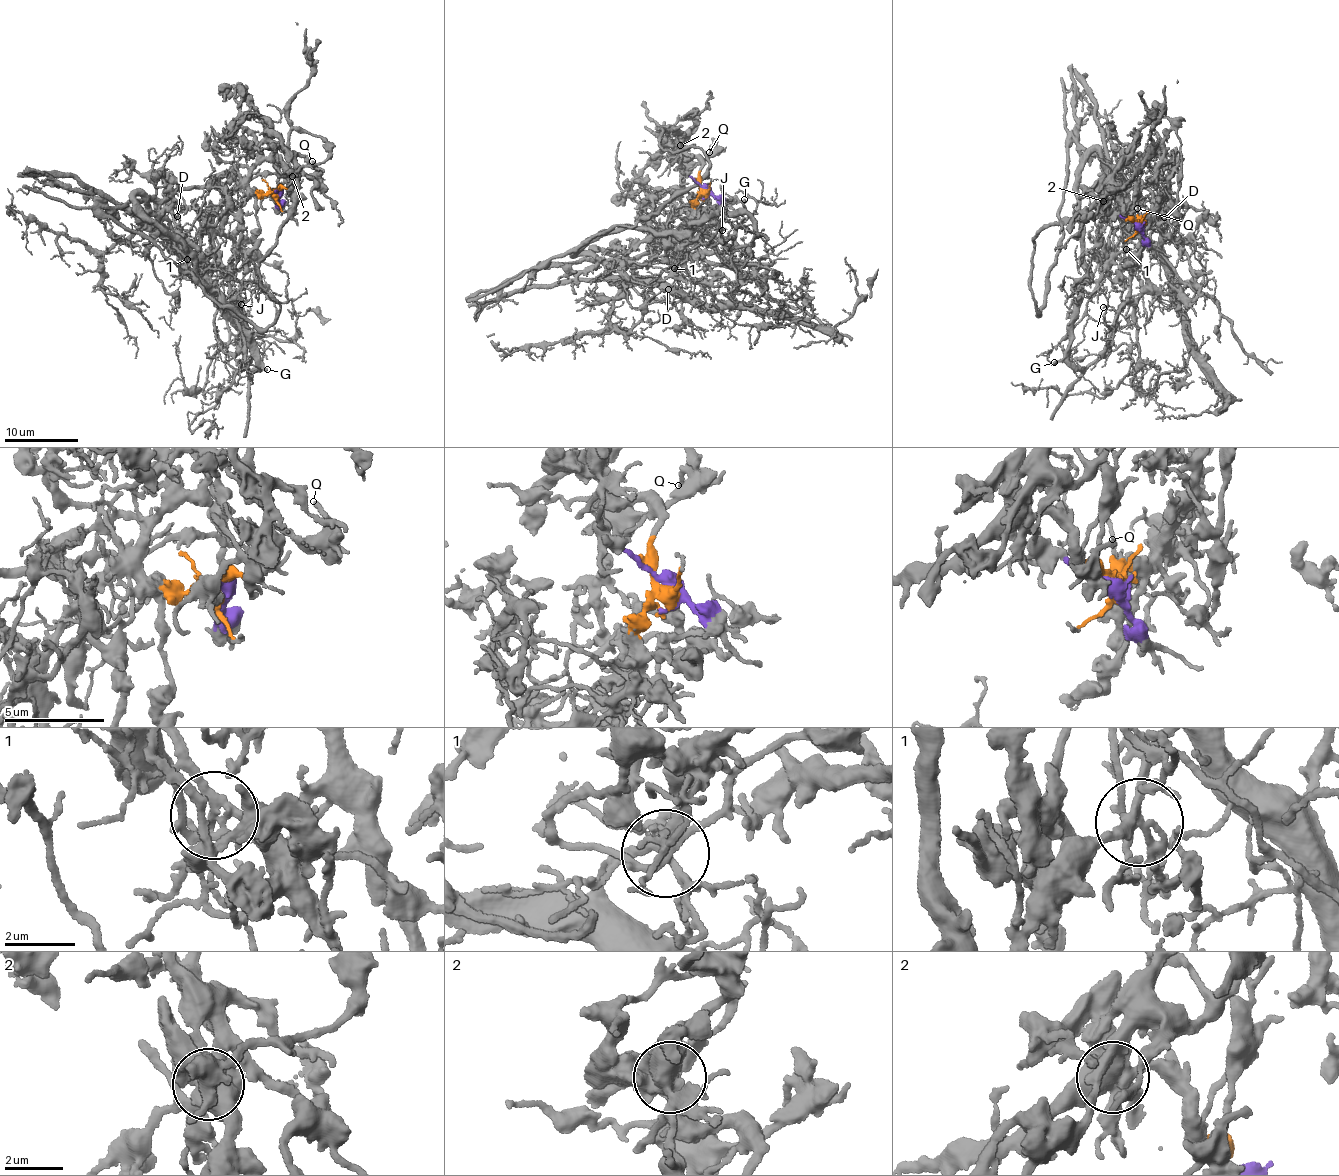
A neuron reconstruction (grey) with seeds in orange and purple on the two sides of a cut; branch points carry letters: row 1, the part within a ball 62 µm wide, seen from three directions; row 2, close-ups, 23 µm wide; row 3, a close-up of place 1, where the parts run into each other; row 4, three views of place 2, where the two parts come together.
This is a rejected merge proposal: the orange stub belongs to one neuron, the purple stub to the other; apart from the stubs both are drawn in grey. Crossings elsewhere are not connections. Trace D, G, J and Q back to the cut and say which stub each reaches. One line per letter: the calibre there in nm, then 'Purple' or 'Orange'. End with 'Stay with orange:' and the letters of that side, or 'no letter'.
D: Thickness 120 nm. Orange
G: Thickness 240 nm. Orange
J: Thickness 120 nm. Orange
Q: Thickness 240 nm. Purple
Stay with orange: D, G, J

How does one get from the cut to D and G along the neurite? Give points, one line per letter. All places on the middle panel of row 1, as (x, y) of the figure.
D: (706, 190), (697, 199), (684, 240), (671, 263), (677, 276), (678, 301), (669, 301), (668, 288)
G: (706, 190), (691, 224), (728, 260), (726, 250), (749, 247), (753, 239), (745, 198)

